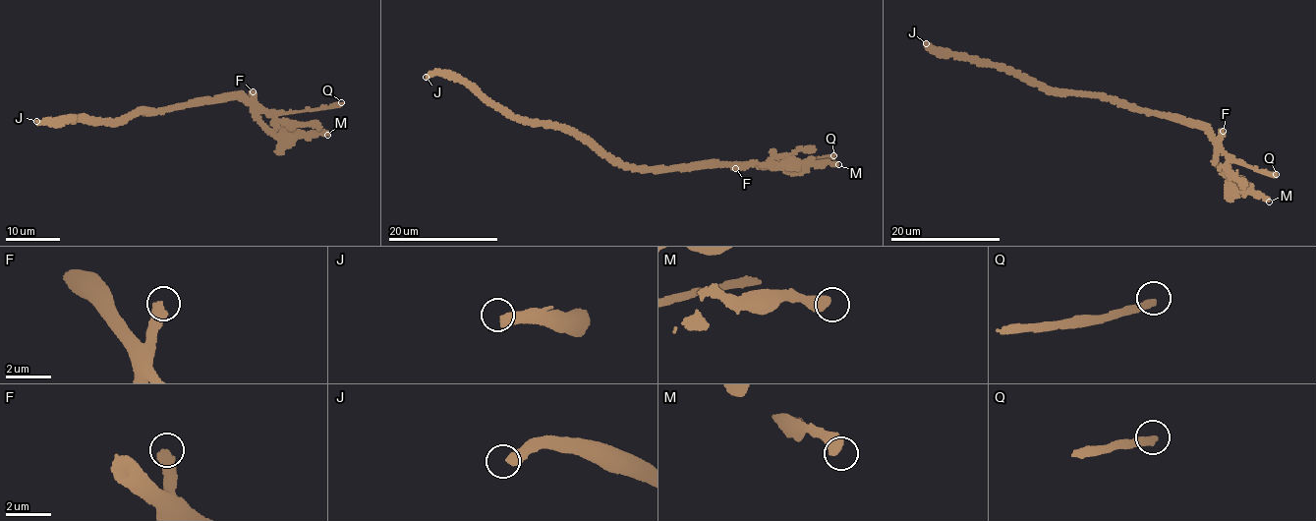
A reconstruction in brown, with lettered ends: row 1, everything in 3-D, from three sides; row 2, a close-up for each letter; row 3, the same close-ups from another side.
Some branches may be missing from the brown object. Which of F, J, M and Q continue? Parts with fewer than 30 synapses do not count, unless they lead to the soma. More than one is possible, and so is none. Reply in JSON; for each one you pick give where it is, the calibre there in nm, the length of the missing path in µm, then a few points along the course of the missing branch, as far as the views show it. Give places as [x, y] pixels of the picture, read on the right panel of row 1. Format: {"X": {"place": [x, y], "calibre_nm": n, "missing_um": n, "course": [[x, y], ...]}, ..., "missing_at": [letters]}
{"J": {"place": [926, 43], "calibre_nm": 440, "missing_um": 25, "course": [[926, 43], [921, 44], [927, 34], [947, 30], [952, 21]]}, "missing_at": ["J"]}

